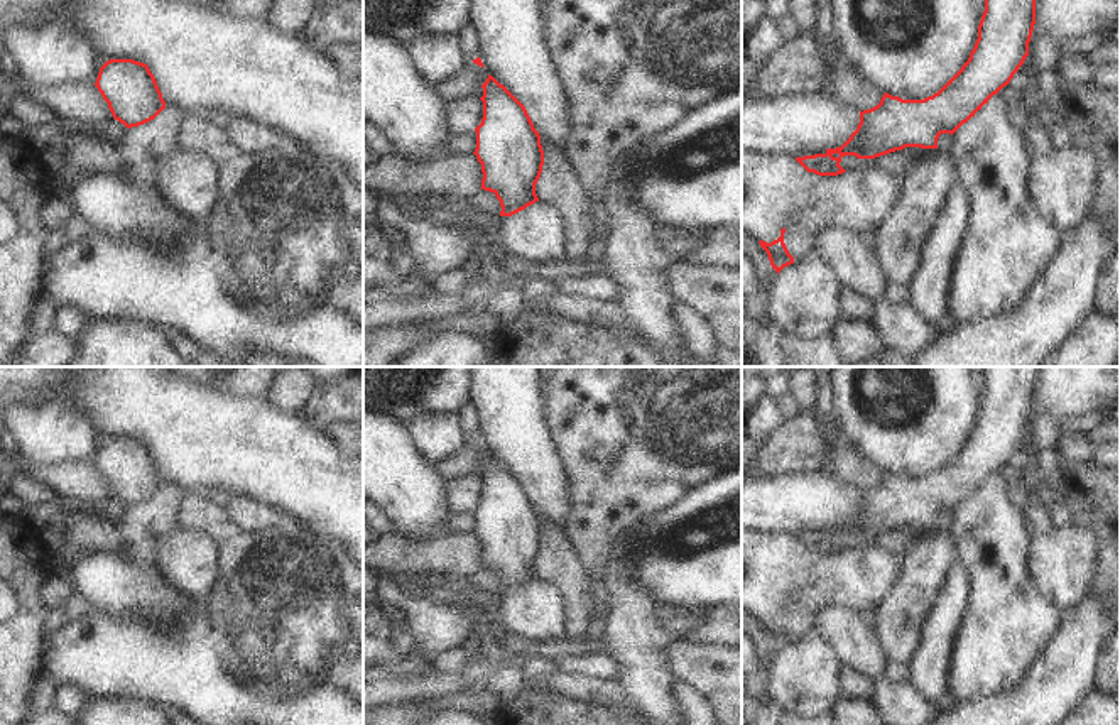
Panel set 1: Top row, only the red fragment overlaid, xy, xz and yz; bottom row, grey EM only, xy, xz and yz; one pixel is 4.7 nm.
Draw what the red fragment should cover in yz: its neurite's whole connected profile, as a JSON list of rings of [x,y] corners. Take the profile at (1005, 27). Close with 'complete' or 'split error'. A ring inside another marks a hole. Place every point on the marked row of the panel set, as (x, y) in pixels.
[[[985,0],[985,12],[978,25],[978,39],[968,61],[932,96],[924,100],[902,100],[883,93],[880,103],[860,112],[860,123],[850,139],[824,154],[796,157],[807,171],[818,176],[838,176],[846,172],[840,162],[845,155],[875,159],[905,147],[938,149],[941,134],[954,134],[988,100],[1010,83],[1029,56],[1029,42],[1036,24],[1036,0]]] | complete

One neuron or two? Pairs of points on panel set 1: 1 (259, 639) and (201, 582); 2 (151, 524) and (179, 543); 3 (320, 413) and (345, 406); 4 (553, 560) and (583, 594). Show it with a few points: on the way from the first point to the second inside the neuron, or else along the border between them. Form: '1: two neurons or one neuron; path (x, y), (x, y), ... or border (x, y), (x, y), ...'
1: two neurons; border (220, 551), (220, 577), (205, 599)
2: two neurons; border (179, 526), (163, 541), (157, 565)
3: one neuron; path (326, 408), (338, 406)
4: one neuron; path (561, 568), (578, 585)

